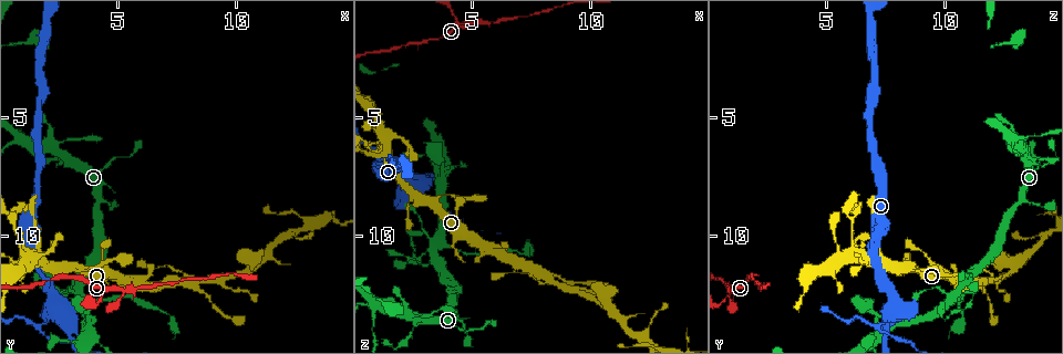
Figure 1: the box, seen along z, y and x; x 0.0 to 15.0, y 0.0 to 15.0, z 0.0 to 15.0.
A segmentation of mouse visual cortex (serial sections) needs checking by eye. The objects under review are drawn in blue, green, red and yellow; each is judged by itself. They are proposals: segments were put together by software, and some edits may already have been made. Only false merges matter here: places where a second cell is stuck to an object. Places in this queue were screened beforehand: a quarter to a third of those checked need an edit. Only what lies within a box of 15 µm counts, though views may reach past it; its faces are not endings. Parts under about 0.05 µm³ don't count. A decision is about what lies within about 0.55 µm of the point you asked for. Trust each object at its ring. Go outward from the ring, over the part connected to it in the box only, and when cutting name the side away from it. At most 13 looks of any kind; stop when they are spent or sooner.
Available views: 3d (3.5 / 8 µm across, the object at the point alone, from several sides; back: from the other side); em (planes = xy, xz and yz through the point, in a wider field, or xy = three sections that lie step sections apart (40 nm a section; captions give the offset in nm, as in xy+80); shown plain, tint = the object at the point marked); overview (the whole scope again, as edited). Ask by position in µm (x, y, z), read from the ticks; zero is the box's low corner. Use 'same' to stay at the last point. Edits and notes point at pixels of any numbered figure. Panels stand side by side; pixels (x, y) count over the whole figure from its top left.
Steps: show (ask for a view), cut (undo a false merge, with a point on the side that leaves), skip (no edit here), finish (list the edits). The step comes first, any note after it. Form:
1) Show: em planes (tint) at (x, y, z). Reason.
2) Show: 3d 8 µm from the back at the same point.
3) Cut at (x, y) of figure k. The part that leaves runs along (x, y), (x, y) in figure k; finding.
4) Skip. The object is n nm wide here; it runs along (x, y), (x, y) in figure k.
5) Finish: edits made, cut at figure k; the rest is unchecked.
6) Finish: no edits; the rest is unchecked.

Show: 3d 3.5 µm at (5.2, 12.3, 0.9). Abrupt turn.

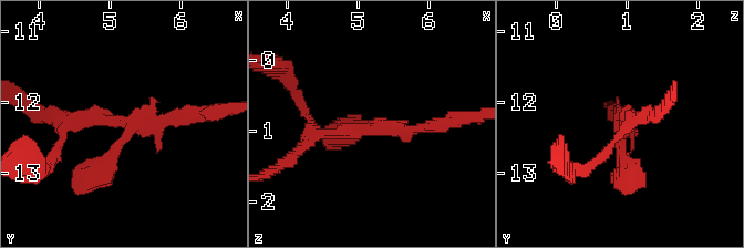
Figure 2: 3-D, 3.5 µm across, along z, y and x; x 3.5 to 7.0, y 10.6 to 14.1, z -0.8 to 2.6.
Show: em xy step 3 (tint) at (5.25, 12.35, 0.95). Need the tissue.

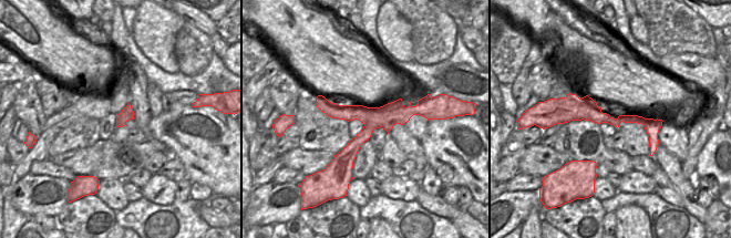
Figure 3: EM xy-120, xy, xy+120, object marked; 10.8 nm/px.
Show: em xy step 2 (tint) at the same point.

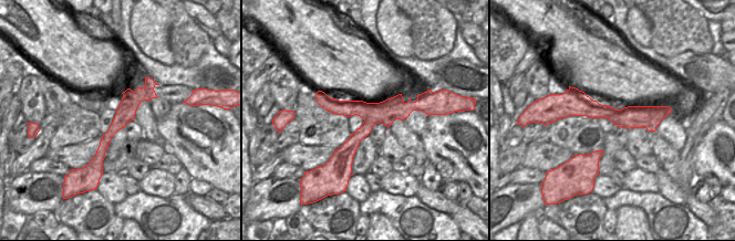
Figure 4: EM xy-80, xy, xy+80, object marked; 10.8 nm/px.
Cut at (106, 166) of figure 2. The arms are 150, 150, 300 nm wide; the part that leaves runs along (127, 134), (101, 168), (73, 186) in figure 2; two cells meet here.

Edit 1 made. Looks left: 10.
Show: overview.

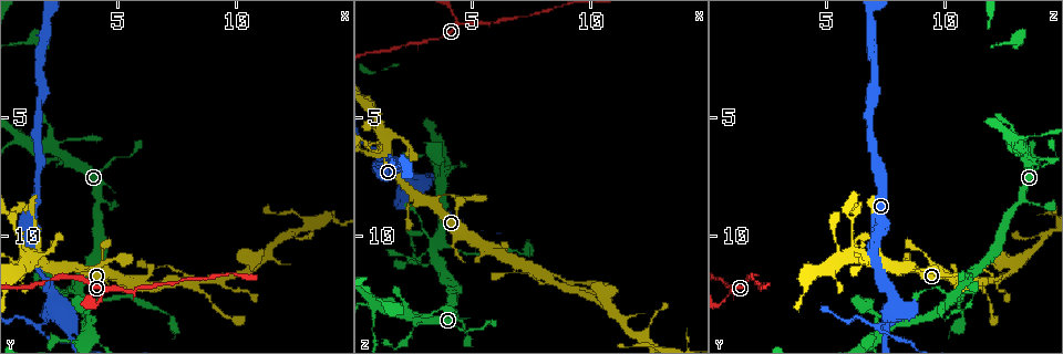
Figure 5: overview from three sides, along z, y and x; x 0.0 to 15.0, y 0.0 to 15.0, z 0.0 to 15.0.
Show: 3d 3.5 µm from the back at (2.3, 11.4, 8.7). Narrows sharply.

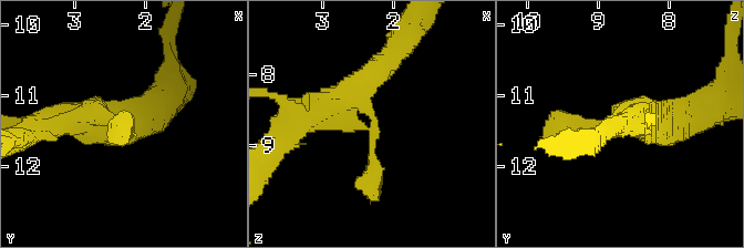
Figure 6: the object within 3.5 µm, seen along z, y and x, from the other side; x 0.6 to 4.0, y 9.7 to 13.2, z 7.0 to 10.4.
Show: em planes (plain) at the same point.

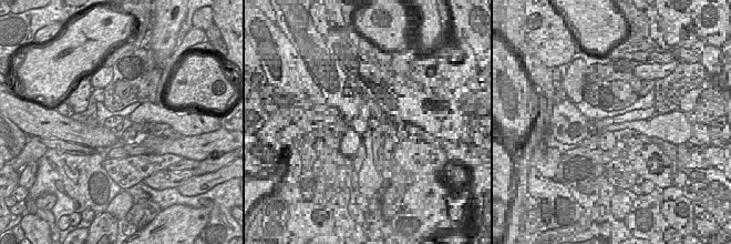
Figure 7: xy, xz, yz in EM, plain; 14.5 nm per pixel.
Show: em planes (tint) at the same point.

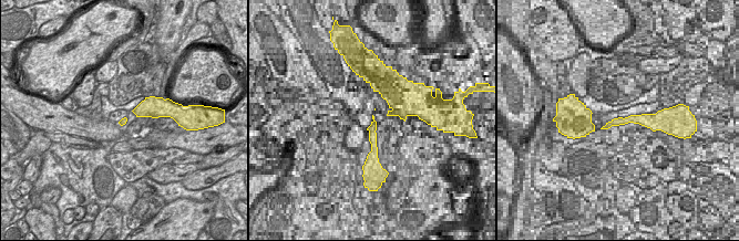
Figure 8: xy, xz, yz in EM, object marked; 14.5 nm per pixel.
Skip. It runs along (311, 115), (332, 104), (370, 132), (373, 197) in figure 6; all the same cell.

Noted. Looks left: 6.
Show: 3d 3.5 µm at (4.2, 12.7, 10.6).

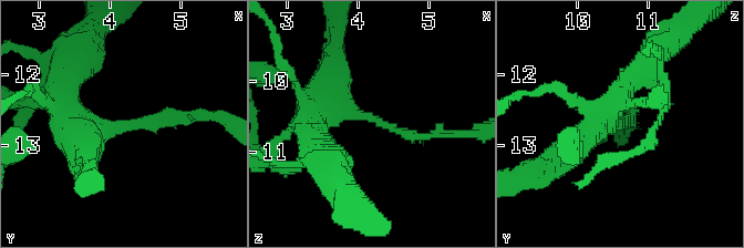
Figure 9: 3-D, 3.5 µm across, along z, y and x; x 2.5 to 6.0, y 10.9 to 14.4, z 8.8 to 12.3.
Show: em xy step 3 (tint) at (4.20, 12.75, 10.55). The arms are 150, 400 nm wide.

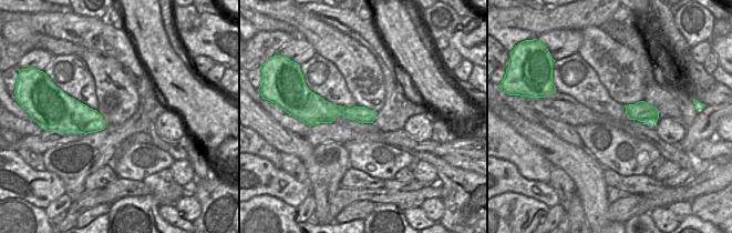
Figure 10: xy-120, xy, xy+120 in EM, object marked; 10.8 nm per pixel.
Skip. Continuous, no second cell.

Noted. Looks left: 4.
Show: 3d 3.5 µm at (1.2, 10.9, 6.2). Abrupt turn.

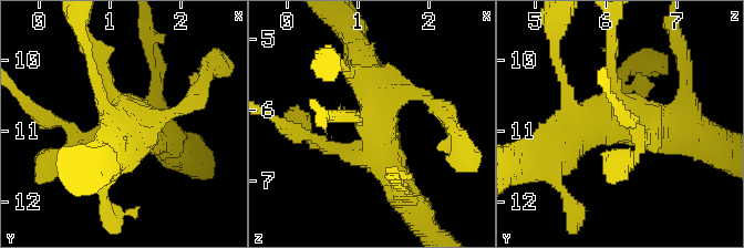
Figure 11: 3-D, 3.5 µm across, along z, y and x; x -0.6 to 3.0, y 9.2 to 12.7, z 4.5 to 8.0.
Show: em xy step 1 (tint) at (1.35, 10.80, 6.20).

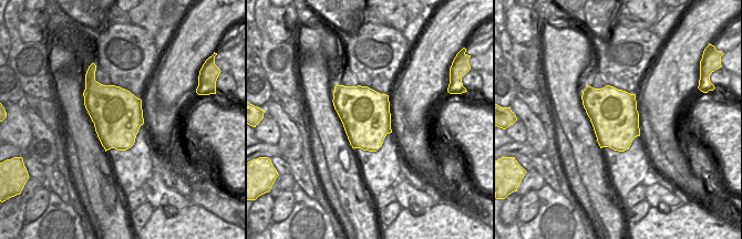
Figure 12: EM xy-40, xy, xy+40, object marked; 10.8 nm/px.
Skip. It runs along (398, 190), (363, 60) in figure 11; continuous, no second cell.

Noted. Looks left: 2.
Show: 3d 3.5 µm at (2.5, 6.7, 13.8). Sudden change in width.

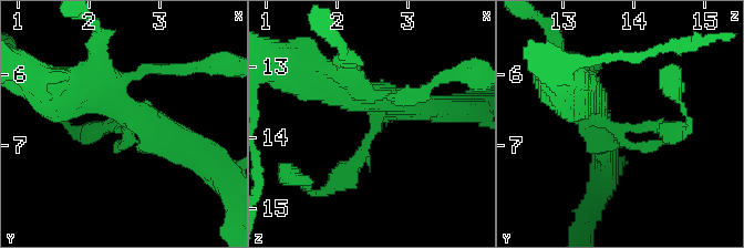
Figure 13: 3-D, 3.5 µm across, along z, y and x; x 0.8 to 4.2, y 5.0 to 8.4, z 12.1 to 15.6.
Show: em xy step 3 (tint) at (2.55, 6.75, 13.80).

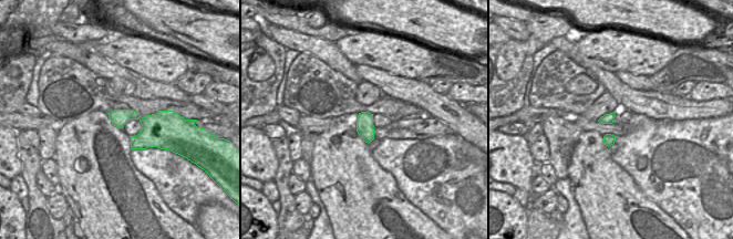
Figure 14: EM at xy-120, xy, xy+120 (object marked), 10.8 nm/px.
Skip. The object is 190 nm wide here; it runs along (421, 107), (386, 100), (339, 182) in figure 13; all the same cell.

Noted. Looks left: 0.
Finish: edits made, cut at figure 2; the rest is unchecked.

